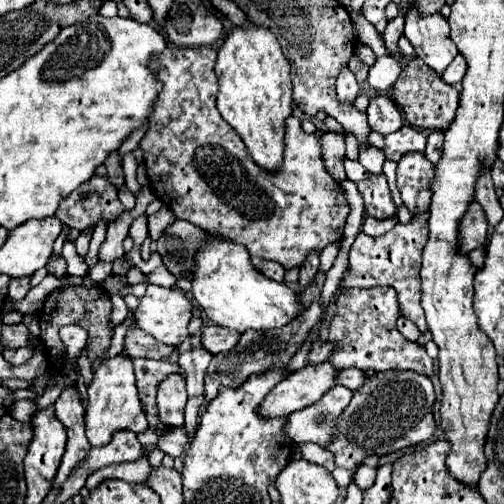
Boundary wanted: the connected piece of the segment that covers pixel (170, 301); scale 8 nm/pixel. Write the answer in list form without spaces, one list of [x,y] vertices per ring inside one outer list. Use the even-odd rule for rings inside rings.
[[[145,275],[144,283],[147,285],[146,295],[140,301],[140,307],[134,311],[134,317],[138,321],[138,327],[152,335],[156,341],[162,341],[166,345],[180,345],[188,337],[188,323],[192,319],[192,301],[186,293],[182,293],[178,287],[160,287],[152,285]]]

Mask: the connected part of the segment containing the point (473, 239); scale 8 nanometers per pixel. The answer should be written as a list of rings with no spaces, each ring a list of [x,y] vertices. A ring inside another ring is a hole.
[[[476,201],[470,203],[468,213],[464,215],[464,219],[460,223],[458,237],[460,237],[462,253],[470,253],[472,249],[476,249],[476,247],[486,243],[488,221],[486,221],[486,215],[484,215],[484,209]]]

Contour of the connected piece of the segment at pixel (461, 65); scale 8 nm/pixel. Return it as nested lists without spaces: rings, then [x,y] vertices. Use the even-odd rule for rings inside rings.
[[[458,53],[456,59],[444,69],[444,73],[442,73],[442,81],[448,83],[448,85],[454,85],[454,83],[462,81],[464,73],[466,73],[466,61],[464,61],[464,57]]]

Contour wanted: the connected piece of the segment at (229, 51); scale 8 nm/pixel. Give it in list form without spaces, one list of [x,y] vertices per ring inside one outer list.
[[[252,23],[246,29],[234,27],[218,51],[214,71],[220,85],[218,111],[222,119],[242,137],[254,163],[274,173],[282,165],[286,119],[292,115],[290,65],[280,43],[266,27]]]

